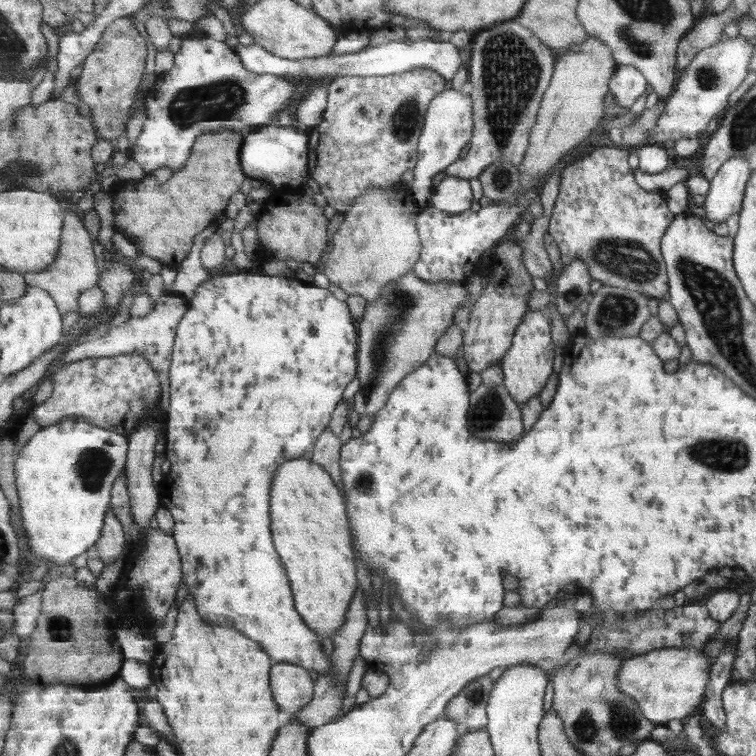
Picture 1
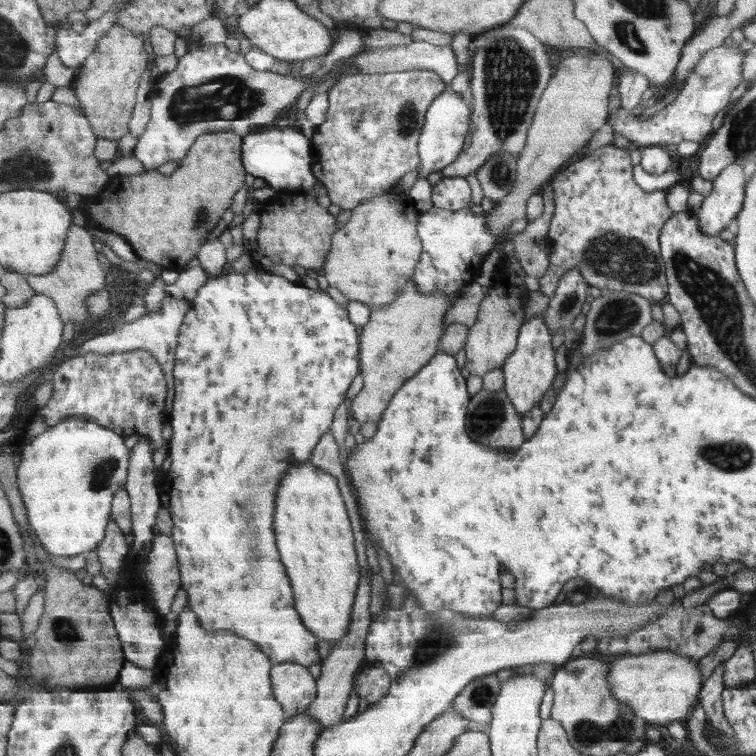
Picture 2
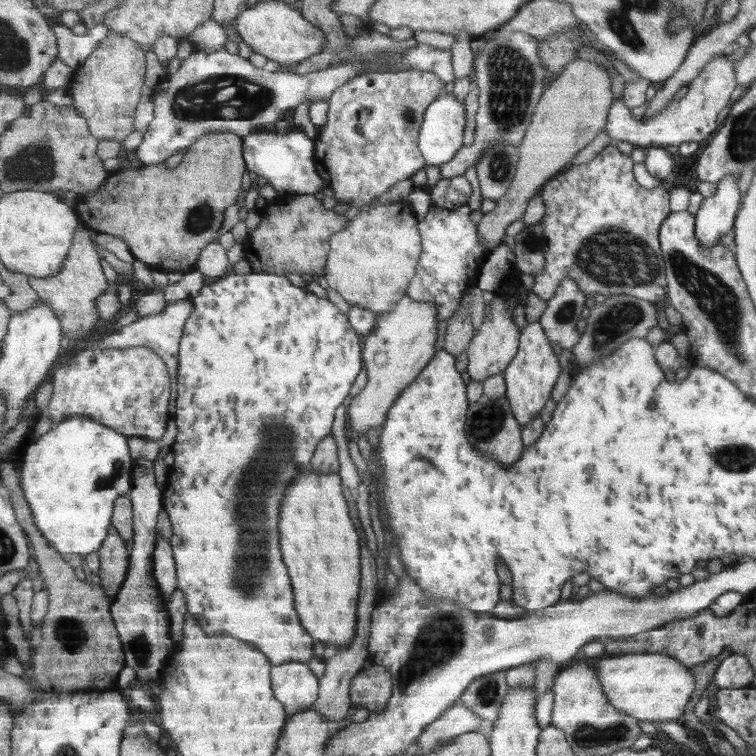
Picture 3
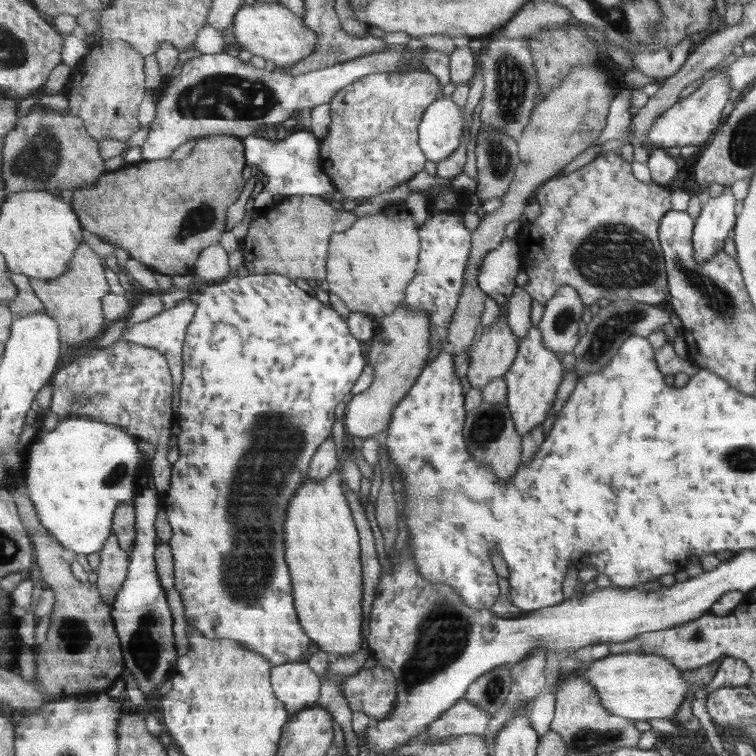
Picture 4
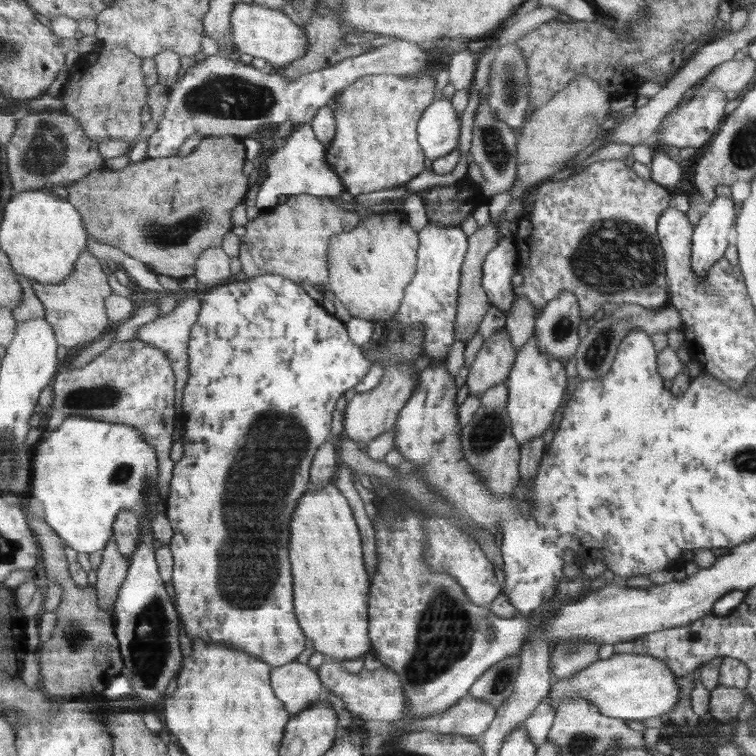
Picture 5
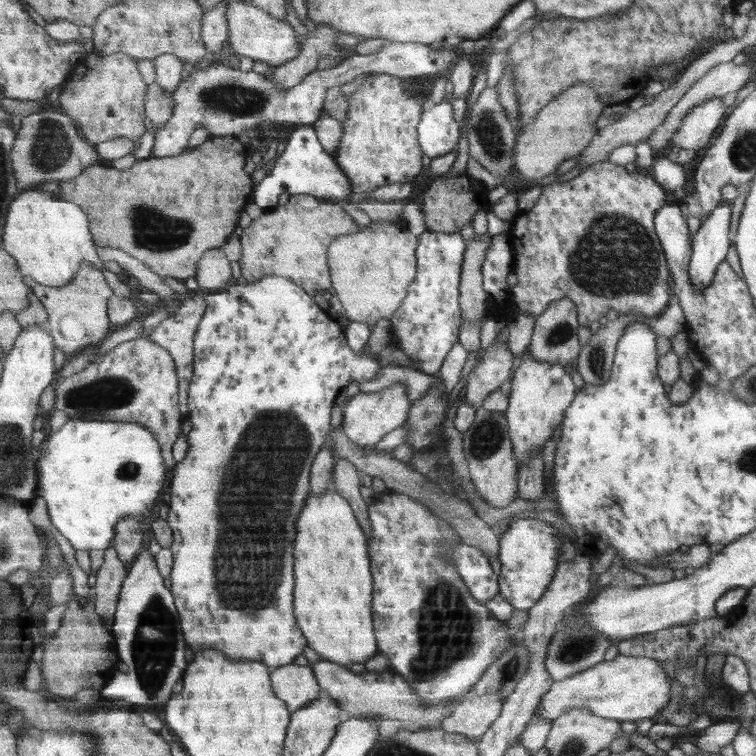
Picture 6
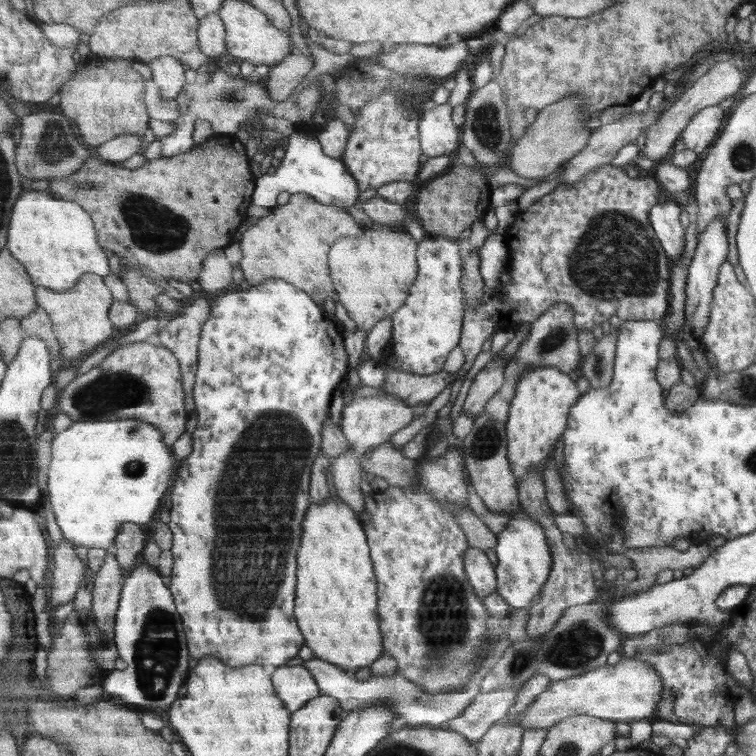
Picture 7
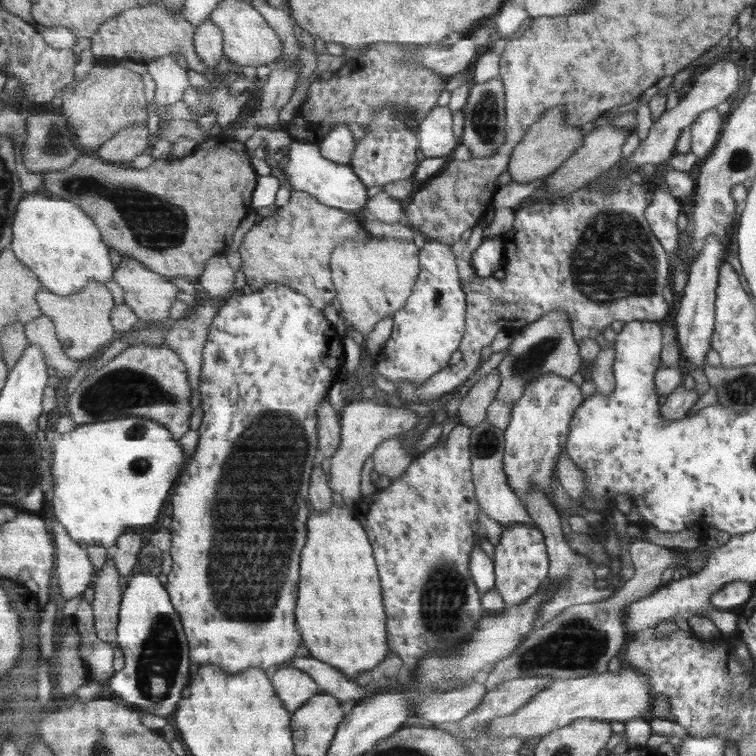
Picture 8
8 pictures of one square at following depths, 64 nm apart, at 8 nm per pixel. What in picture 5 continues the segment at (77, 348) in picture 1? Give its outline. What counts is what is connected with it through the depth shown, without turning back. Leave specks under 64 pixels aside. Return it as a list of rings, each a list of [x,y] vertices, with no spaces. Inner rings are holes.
[[[196,292],[187,294],[181,298],[177,308],[173,312],[163,316],[162,318],[156,318],[153,321],[144,324],[138,332],[139,340],[148,342],[153,346],[163,349],[169,357],[169,362],[173,366],[173,374],[175,374],[175,410],[184,414],[183,401],[185,387],[189,378],[189,341],[192,336],[192,328],[199,320],[201,313],[201,299],[197,296]]]

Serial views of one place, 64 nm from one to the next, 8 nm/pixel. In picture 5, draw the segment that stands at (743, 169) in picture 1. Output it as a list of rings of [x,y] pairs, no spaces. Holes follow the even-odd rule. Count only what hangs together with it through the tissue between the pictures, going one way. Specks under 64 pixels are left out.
[[[731,197],[713,198],[690,239],[690,267],[696,276],[704,276],[727,247],[727,236],[734,224],[734,202]]]

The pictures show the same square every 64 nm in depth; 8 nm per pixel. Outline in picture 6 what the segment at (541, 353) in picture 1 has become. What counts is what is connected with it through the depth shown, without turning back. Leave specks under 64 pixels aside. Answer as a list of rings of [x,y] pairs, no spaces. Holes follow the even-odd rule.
[[[527,350],[516,357],[512,373],[508,405],[503,415],[513,447],[512,457],[519,467],[534,452],[541,451],[545,441],[553,436],[555,428],[560,428],[563,411],[573,400],[576,388],[571,383],[568,369],[554,362],[537,362]]]

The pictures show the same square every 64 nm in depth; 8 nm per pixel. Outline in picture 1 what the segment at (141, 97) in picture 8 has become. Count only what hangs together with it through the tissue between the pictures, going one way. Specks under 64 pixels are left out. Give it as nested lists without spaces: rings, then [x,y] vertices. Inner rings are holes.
[[[119,17],[103,33],[95,52],[82,66],[84,69],[78,80],[80,99],[90,107],[94,126],[103,139],[111,141],[125,134],[125,124],[130,119],[137,88],[147,70],[147,41],[135,28],[133,17]]]

